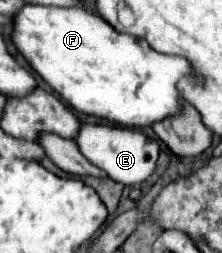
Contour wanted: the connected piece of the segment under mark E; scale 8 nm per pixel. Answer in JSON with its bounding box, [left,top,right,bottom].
[75,124,159,186]

